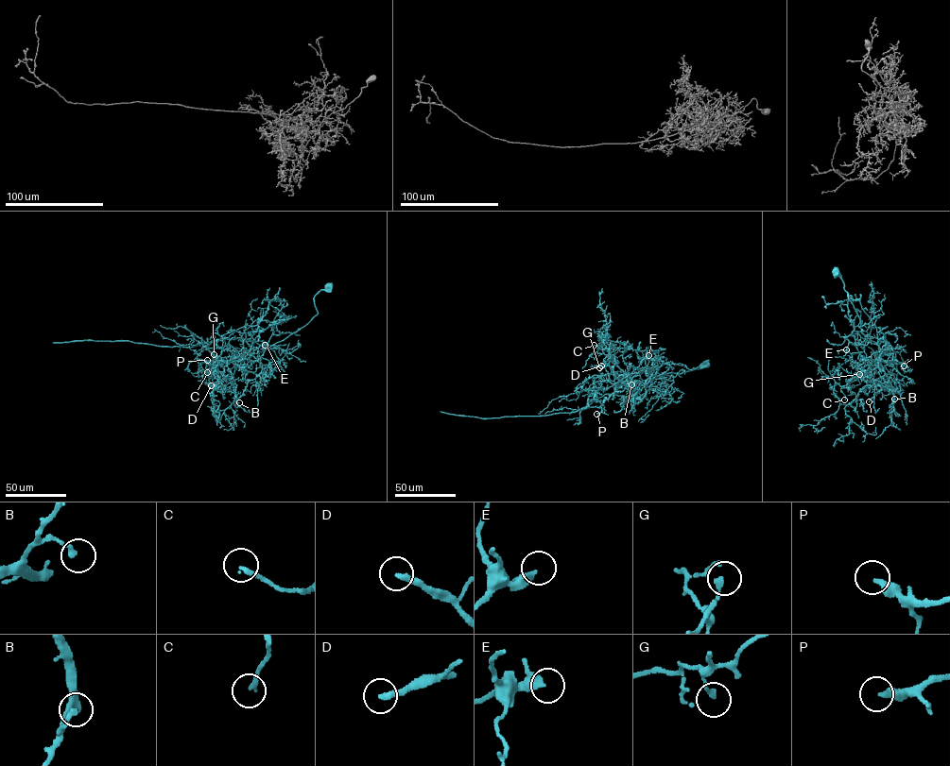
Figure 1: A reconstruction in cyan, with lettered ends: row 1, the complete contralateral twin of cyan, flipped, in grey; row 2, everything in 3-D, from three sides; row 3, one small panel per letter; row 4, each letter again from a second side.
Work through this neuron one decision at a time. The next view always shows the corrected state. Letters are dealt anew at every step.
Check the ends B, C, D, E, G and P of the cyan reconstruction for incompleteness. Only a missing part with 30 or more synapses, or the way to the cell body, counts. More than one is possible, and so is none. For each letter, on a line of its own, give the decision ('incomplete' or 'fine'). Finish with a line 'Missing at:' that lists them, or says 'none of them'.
B: fine
C: fine
D: incomplete
E: fine
G: fine
P: incomplete
Missing at: D, P

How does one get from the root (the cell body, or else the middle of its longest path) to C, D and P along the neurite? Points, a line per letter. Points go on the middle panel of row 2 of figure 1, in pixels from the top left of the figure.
C: (707, 364), (680, 373), (659, 375), (650, 385), (647, 386), (631, 381), (605, 354), (600, 344), (594, 345)
D: (707, 364), (680, 373), (659, 375), (648, 386), (615, 374), (612, 368), (615, 378), (612, 381), (601, 365)
P: (707, 364), (680, 373), (659, 375), (649, 386), (629, 381), (606, 399), (601, 404), (602, 412), (596, 414)

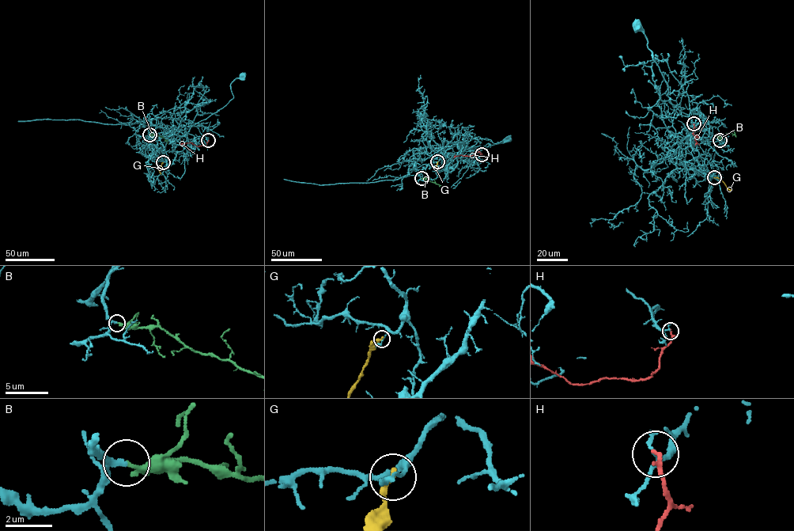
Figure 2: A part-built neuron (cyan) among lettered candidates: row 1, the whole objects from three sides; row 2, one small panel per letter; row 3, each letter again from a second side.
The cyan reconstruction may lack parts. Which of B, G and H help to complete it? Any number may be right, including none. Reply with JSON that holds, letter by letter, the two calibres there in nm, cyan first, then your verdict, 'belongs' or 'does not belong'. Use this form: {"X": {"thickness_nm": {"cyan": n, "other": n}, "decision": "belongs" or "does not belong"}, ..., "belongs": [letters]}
{"B": {"thickness_nm": {"cyan": 220, "other": 240}, "decision": "belongs"}, "G": {"thickness_nm": {"cyan": 120, "other": 240}, "decision": "does not belong"}, "H": {"thickness_nm": {"cyan": 110, "other": 200}, "decision": "does not belong"}, "belongs": ["B"]}

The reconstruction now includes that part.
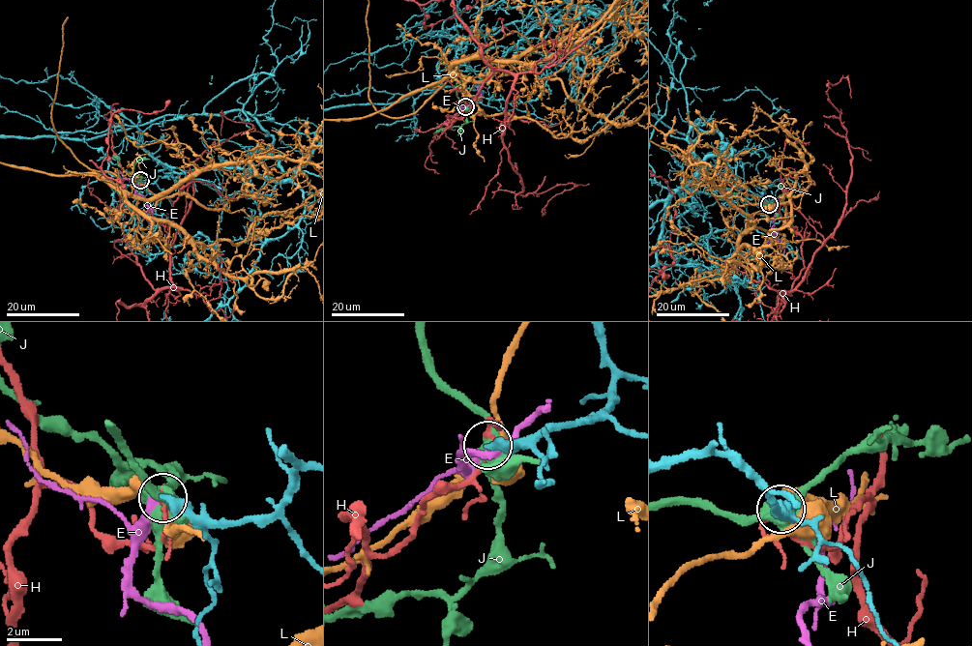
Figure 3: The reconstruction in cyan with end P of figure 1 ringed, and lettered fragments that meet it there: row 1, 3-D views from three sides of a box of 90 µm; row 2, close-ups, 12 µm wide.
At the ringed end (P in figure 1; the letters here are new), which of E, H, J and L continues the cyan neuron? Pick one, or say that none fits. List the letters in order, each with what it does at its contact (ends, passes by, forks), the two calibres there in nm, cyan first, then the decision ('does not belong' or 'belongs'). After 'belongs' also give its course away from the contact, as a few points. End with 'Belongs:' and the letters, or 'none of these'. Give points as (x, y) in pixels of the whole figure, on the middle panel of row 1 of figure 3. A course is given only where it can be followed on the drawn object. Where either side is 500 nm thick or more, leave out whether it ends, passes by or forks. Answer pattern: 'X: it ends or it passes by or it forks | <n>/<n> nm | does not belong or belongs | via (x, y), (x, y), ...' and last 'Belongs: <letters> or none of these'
E: it ends | 440/340 nm | belongs | via (465, 107), (478, 98), (481, 92), (478, 91), (480, 100), (482, 97)
H: it passes by | 480/160 nm | does not belong
J: 550/480 nm | does not belong
L: it forks | 400/400 nm | does not belong
Belongs: E

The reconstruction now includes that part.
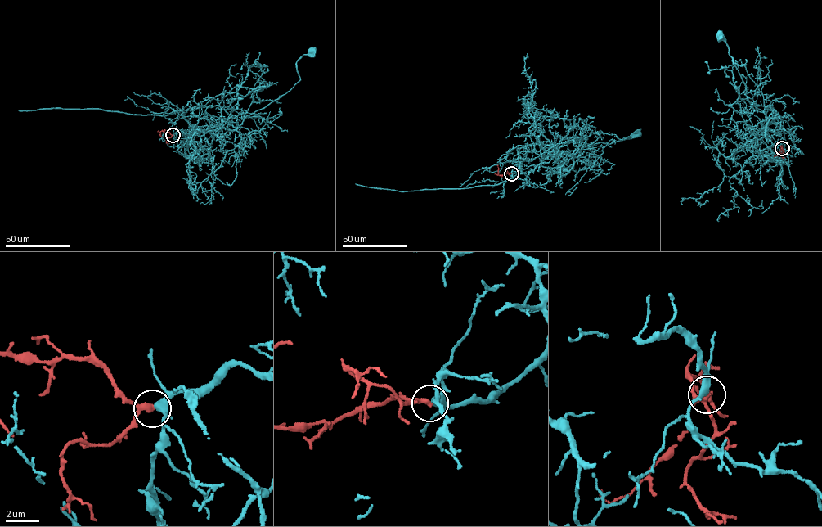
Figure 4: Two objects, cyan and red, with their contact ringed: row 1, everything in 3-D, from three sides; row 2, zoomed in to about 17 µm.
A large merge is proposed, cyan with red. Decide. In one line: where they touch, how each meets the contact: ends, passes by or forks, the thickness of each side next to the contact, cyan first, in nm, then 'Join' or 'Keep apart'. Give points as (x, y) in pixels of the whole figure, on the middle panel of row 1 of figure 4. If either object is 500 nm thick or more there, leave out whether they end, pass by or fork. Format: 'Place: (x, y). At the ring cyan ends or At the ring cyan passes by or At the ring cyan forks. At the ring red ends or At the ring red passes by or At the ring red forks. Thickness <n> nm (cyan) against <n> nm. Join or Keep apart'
Place: (511, 173). At the ring cyan passes by. At the ring red passes by. Thickness 360 nm (cyan) against 260 nm. Join

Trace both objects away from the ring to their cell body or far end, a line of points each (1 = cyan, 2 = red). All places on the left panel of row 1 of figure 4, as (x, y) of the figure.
1: (172, 135), (235, 129), (246, 116), (289, 92), (300, 79), (296, 62), (312, 51)
2: (172, 135), (161, 131), (159, 134)

